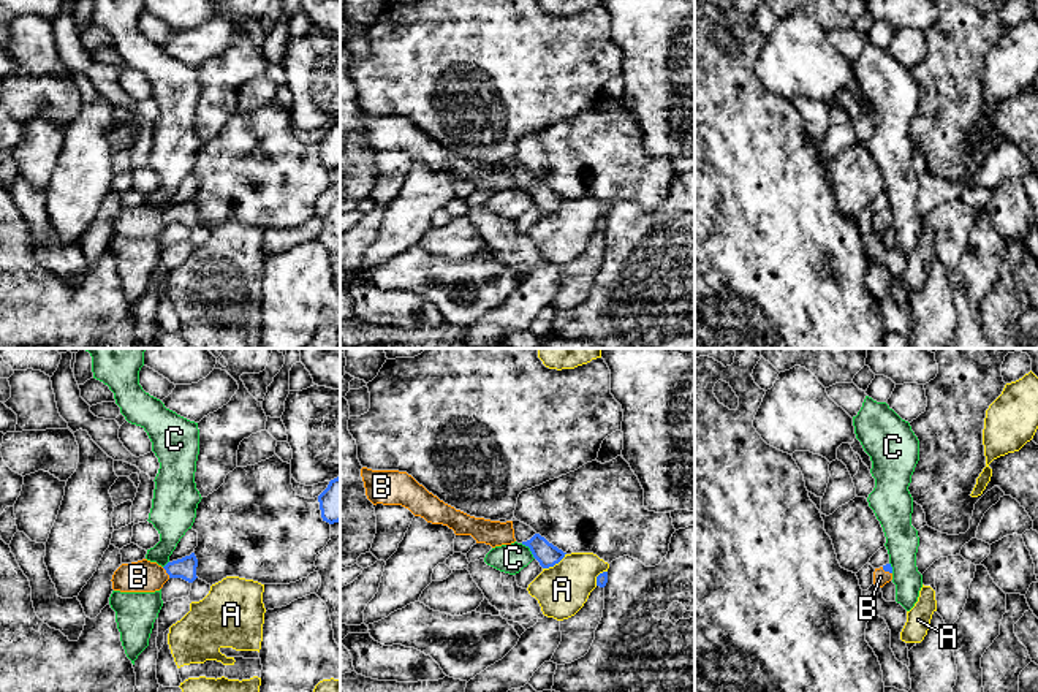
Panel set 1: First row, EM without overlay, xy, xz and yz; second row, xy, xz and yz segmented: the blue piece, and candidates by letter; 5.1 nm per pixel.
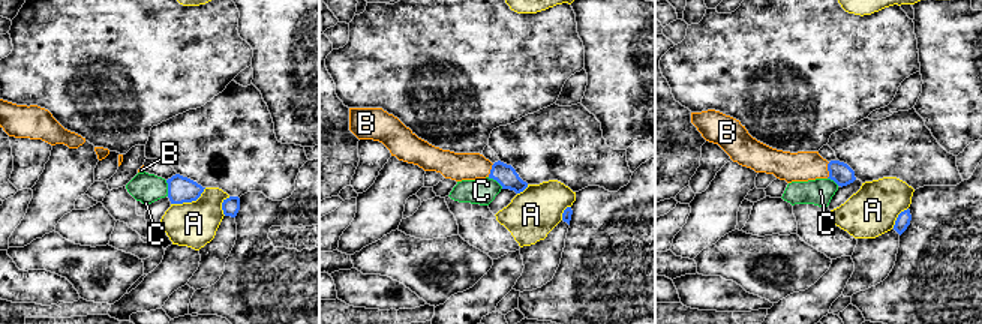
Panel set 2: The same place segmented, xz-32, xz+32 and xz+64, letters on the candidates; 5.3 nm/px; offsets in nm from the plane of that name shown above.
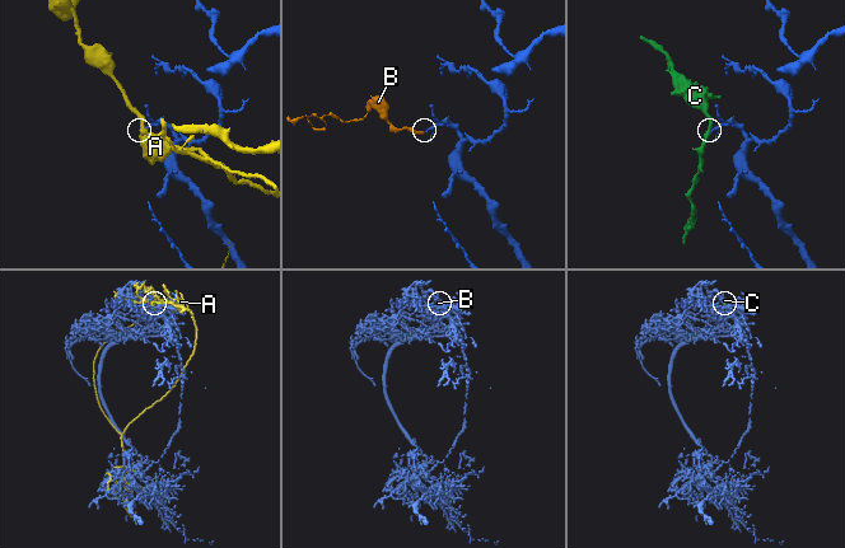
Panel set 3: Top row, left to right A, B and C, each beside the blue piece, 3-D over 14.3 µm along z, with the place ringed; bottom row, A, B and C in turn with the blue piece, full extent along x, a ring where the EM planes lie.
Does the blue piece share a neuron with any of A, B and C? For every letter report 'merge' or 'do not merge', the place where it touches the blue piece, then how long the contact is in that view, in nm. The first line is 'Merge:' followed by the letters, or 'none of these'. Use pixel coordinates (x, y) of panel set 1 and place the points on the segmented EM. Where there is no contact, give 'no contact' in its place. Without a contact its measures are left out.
Merge: B
A: do not merge; contact xz (554, 564); length 150 nm
B: merge; contact xy (166, 572); length 70 nm
C: do not merge; contact xz (530, 550); length 110 nm

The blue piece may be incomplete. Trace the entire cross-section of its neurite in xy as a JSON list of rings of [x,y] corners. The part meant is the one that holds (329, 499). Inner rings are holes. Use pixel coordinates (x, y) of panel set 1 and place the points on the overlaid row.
[[[340,477],[329,481],[318,496],[323,521],[334,524],[340,521]]]

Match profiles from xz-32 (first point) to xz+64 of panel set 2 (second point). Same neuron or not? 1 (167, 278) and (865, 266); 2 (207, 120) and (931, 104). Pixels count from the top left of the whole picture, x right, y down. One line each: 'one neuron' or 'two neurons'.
1: two neurons
2: two neurons

